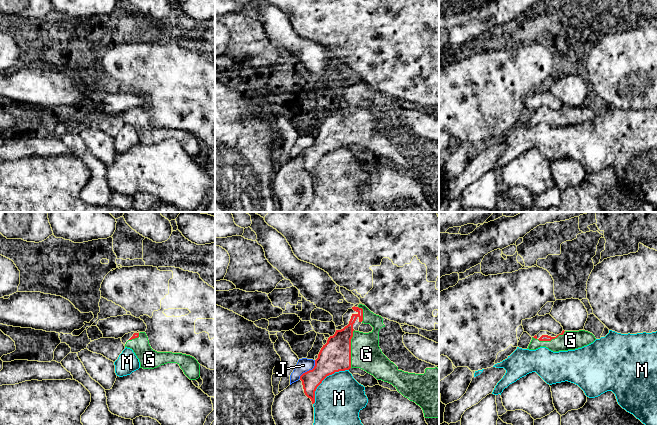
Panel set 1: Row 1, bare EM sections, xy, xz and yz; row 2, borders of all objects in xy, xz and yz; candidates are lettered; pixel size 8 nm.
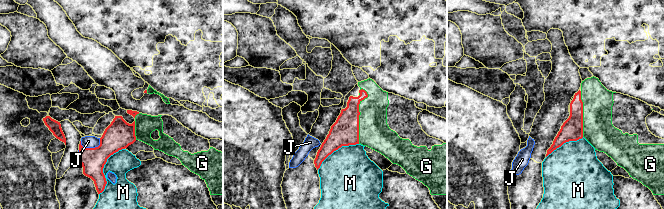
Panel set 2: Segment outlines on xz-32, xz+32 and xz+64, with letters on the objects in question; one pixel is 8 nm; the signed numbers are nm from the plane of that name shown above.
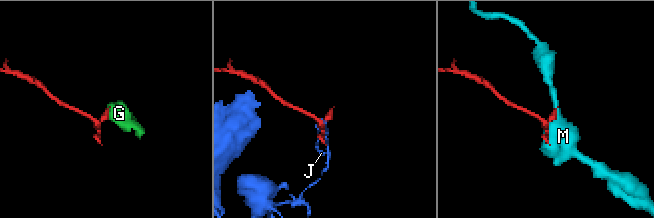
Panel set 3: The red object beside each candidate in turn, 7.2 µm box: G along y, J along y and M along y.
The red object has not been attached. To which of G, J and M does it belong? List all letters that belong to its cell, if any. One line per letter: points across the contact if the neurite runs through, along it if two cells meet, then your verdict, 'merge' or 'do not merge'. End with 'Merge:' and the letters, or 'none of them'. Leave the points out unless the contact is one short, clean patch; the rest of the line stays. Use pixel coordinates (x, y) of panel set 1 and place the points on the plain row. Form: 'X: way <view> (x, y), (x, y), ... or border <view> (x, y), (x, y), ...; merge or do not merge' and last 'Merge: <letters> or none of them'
G: way xz (334, 132), (345, 125), (350, 125), (361, 126), (366, 130); merge
J: do not merge
M: do not merge
Merge: G

